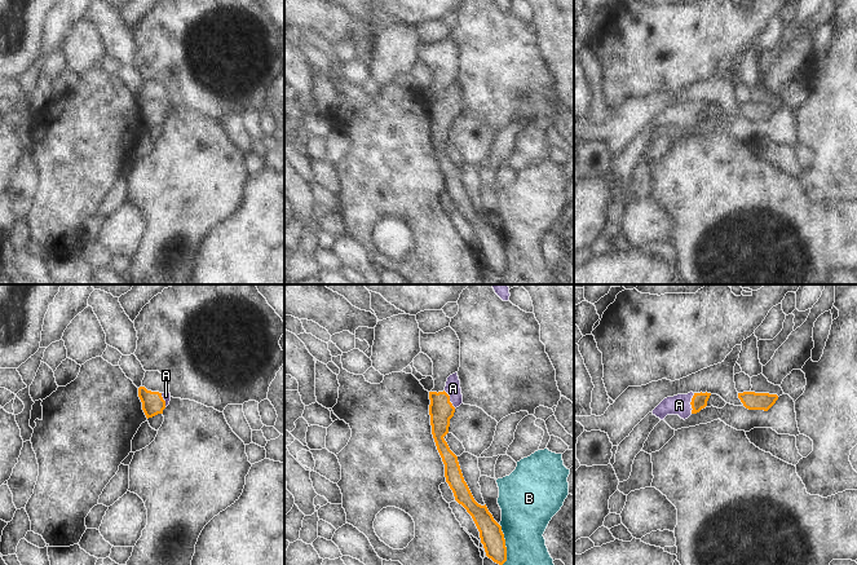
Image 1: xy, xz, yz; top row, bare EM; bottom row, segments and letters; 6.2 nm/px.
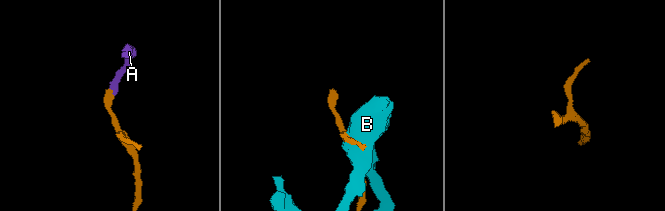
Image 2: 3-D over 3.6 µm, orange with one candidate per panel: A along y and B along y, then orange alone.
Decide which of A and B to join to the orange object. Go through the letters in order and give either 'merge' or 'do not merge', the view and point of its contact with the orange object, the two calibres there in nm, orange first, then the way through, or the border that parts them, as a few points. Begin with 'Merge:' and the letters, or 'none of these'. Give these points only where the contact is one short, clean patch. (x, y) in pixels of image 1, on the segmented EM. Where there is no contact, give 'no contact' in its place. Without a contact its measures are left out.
Merge: A
A: merge; contact yz (690, 404); calibres 100 and 130 nm; way yz (699, 400), (690, 404), (679, 405)
B: do not merge; contact xz (504, 544); calibres 140 and 320 nm

